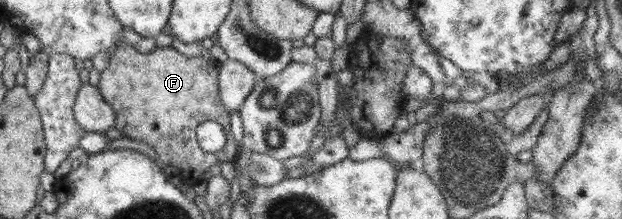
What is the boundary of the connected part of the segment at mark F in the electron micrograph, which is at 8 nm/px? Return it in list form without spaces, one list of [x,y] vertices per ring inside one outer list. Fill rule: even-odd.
[[[122,41],[119,44],[117,44],[116,48],[111,52],[111,62],[109,62],[109,66],[101,72],[101,78],[99,78],[99,84],[98,89],[100,90],[100,93],[102,94],[102,97],[106,100],[107,104],[110,104],[113,107],[113,110],[116,112],[116,121],[115,121],[115,128],[117,130],[121,130],[123,134],[128,137],[129,139],[133,140],[139,140],[139,142],[144,142],[145,144],[149,144],[153,150],[156,152],[156,156],[158,157],[158,165],[162,169],[162,171],[167,174],[168,176],[178,176],[180,180],[185,185],[195,186],[204,179],[204,177],[208,176],[208,171],[211,166],[215,166],[215,164],[218,164],[220,166],[221,163],[228,163],[231,161],[234,161],[237,157],[237,154],[239,152],[239,143],[235,141],[233,138],[233,135],[230,131],[230,114],[228,110],[223,106],[223,103],[220,99],[220,94],[218,91],[218,75],[220,70],[220,63],[217,62],[215,59],[208,59],[205,60],[205,58],[201,56],[198,57],[187,57],[186,55],[183,55],[179,53],[176,49],[171,47],[155,47],[155,50],[152,50],[151,52],[147,54],[143,54],[142,52],[139,52],[136,50],[136,48],[132,44],[127,44],[126,42]],[[206,120],[214,120],[215,122],[218,122],[225,131],[226,134],[226,145],[224,146],[223,150],[216,152],[216,153],[209,153],[205,152],[197,142],[197,137],[195,134],[197,126],[201,124],[202,122],[205,122]]]

